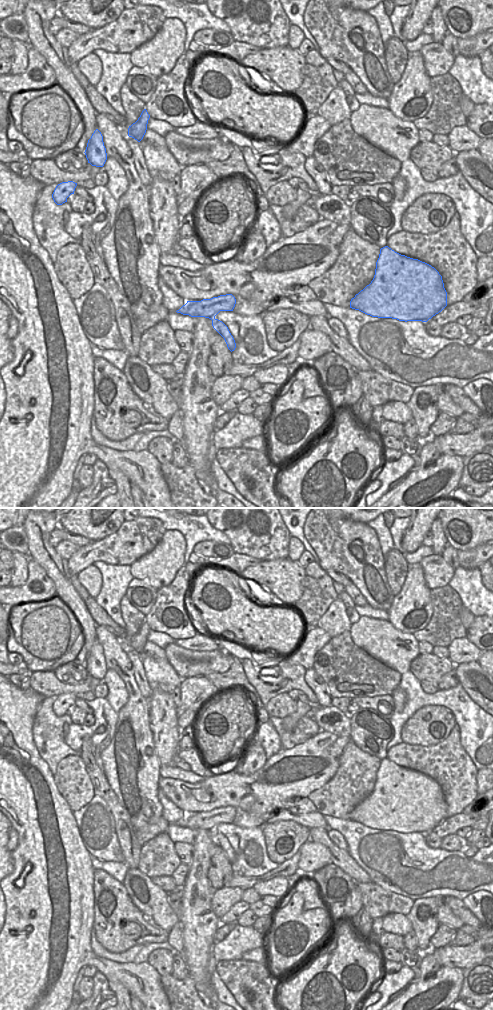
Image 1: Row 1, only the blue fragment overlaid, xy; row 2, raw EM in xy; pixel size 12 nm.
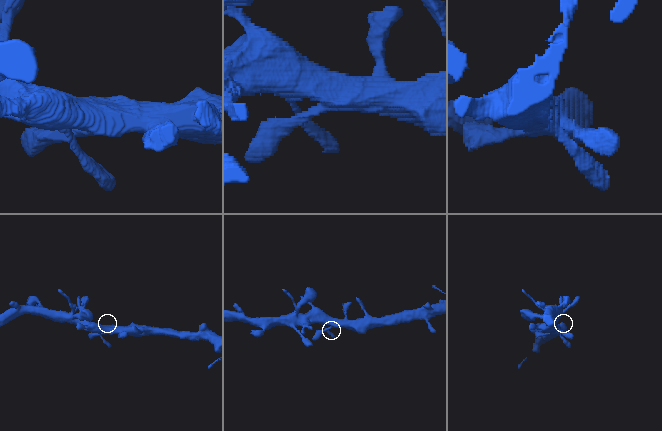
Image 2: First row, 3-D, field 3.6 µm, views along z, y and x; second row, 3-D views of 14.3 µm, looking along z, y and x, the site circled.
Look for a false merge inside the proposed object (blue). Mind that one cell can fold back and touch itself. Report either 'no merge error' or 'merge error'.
no merge error

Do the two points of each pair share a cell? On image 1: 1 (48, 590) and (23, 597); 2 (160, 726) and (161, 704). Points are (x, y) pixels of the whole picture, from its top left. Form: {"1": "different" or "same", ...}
{"1": "same", "2": "same"}

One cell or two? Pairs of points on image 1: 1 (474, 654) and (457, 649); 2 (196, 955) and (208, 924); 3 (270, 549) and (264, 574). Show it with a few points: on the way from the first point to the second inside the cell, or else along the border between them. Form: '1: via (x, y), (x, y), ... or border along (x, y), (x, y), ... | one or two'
1: via (470, 653), (461, 650) | one
2: via (197, 947), (198, 934), (200, 932) | one
3: border along (287, 557), (262, 561) | two

